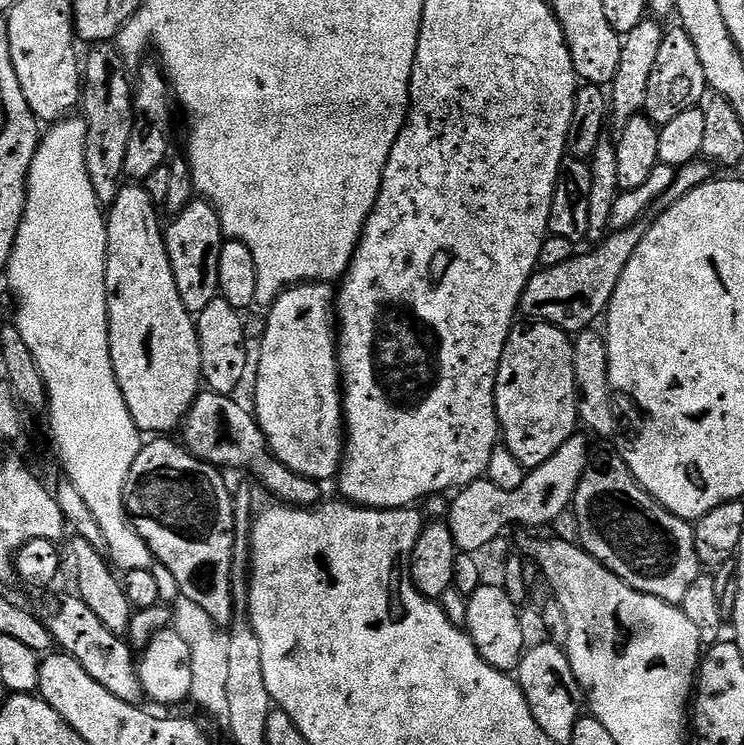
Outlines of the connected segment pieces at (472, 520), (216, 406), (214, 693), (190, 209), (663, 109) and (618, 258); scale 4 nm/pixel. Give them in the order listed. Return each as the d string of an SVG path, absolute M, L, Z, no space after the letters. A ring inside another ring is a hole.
M582 434L571 436L541 464L531 469L524 477L523 484L508 491L500 486L491 486L484 492L486 484L483 479L470 483L461 489L446 512L446 523L460 552L479 553L478 550L494 541L500 532L510 524L524 526L548 526L566 512L573 503L574 494L581 476L589 462L590 449ZM448 516L448 517L447 517Z
M201 391L192 409L182 421L184 432L183 447L188 453L202 462L214 464L221 470L245 468L279 503L293 508L310 508L321 503L321 485L302 474L294 474L282 461L272 455L268 439L265 438L255 415L248 412L232 396L223 396L217 392Z
M181 597L172 606L171 627L181 635L190 649L191 666L191 694L192 702L202 706L215 720L220 727L226 728L230 722L230 705L227 700L227 639L223 629L210 618L206 610L200 609L189 599Z
M203 198L193 199L177 216L167 221L164 241L174 270L174 282L178 282L178 294L182 294L182 306L193 314L198 314L210 306L220 296L218 286L218 254L226 237L220 228L220 215Z
M673 28L665 33L662 50L658 50L658 59L654 61L654 74L650 74L650 86L646 90L643 115L657 126L670 122L670 118L674 118L674 114L682 114L682 110L697 107L708 90L702 62L689 35L684 28Z
M640 222L617 232L609 231L593 247L596 248L593 252L585 256L576 254L558 266L533 272L520 299L520 312L533 321L553 324L569 334L591 329L595 325L592 323L607 313L618 278L622 278L622 270L626 270L626 262L630 262L634 250L638 250L638 242L642 242L645 231L645 225Z

